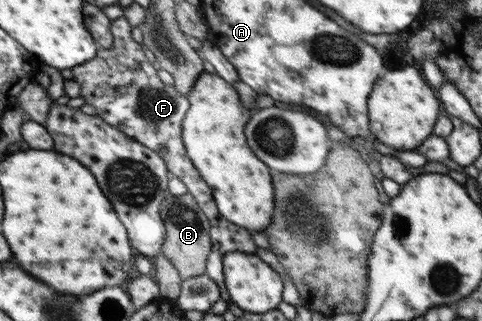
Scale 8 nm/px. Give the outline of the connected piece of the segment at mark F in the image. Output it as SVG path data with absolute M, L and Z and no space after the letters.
M121 16L111 21L113 44L109 48L97 48L96 57L82 65L73 67L73 80L79 83L81 96L86 105L92 105L96 114L108 125L125 133L130 139L141 143L147 149L157 151L166 163L170 176L180 179L187 187L187 194L194 197L199 209L206 215L209 223L211 252L207 259L208 274L221 289L221 297L230 305L230 295L227 292L223 274L223 255L231 251L247 254L257 252L257 246L249 232L224 218L212 196L208 186L200 176L196 167L188 157L183 142L183 119L189 110L190 102L187 95L182 95L173 85L166 85L152 66L142 44L134 41L131 36L133 27Z

